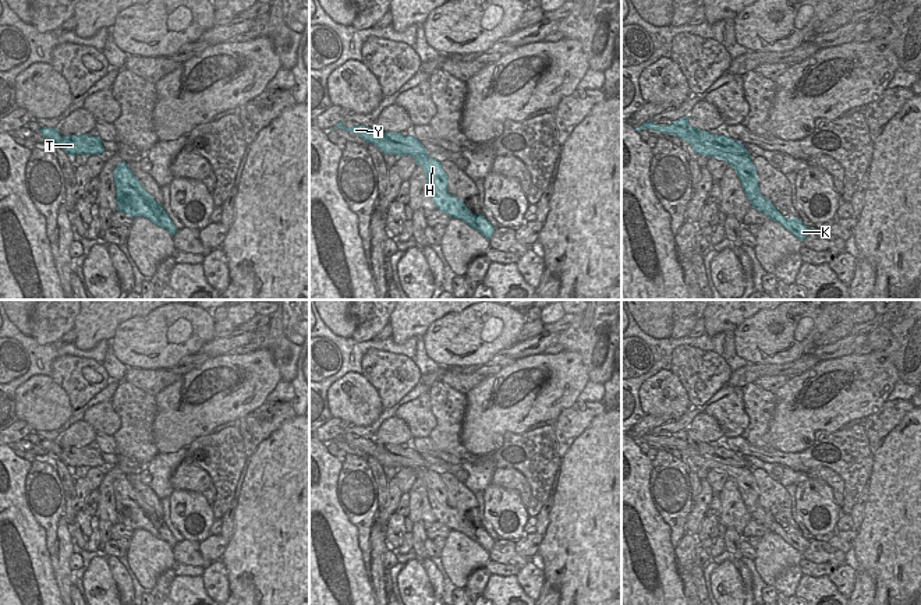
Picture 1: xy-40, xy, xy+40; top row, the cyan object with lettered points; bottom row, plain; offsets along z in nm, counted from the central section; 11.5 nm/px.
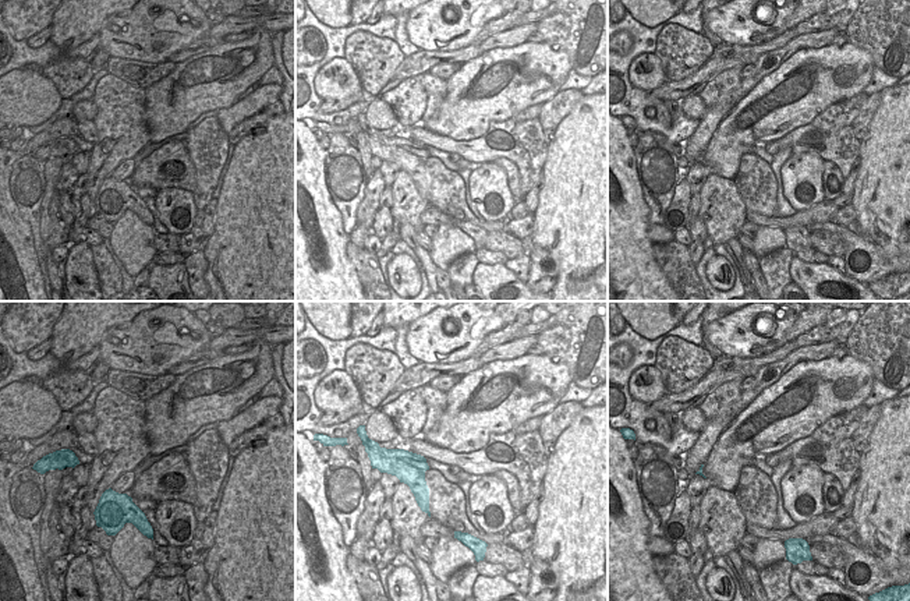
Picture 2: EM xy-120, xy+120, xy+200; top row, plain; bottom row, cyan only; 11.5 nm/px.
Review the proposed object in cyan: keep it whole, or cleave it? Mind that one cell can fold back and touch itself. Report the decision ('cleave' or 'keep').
cleave

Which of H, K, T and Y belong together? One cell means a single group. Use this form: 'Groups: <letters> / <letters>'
Groups: H K Y / T

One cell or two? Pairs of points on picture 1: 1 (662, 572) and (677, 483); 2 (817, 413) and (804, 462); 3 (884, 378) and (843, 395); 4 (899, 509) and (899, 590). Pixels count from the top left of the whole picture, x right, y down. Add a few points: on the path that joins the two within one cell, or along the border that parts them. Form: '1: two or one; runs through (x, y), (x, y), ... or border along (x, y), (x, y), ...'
1: two; border along (651, 498), (669, 527), (673, 548)
2: two; border along (838, 431), (818, 431), (797, 452), (776, 449)
3: one; runs through (874, 378), (853, 386)
4: one; runs through (903, 529), (903, 570)

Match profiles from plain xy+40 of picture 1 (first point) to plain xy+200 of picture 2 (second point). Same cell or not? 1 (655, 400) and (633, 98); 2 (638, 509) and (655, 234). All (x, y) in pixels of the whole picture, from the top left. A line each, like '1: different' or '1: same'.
1: different
2: different

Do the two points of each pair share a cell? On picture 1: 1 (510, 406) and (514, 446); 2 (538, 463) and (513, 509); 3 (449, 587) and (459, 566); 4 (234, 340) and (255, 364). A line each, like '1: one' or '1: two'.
1: two
2: two
3: two
4: two

